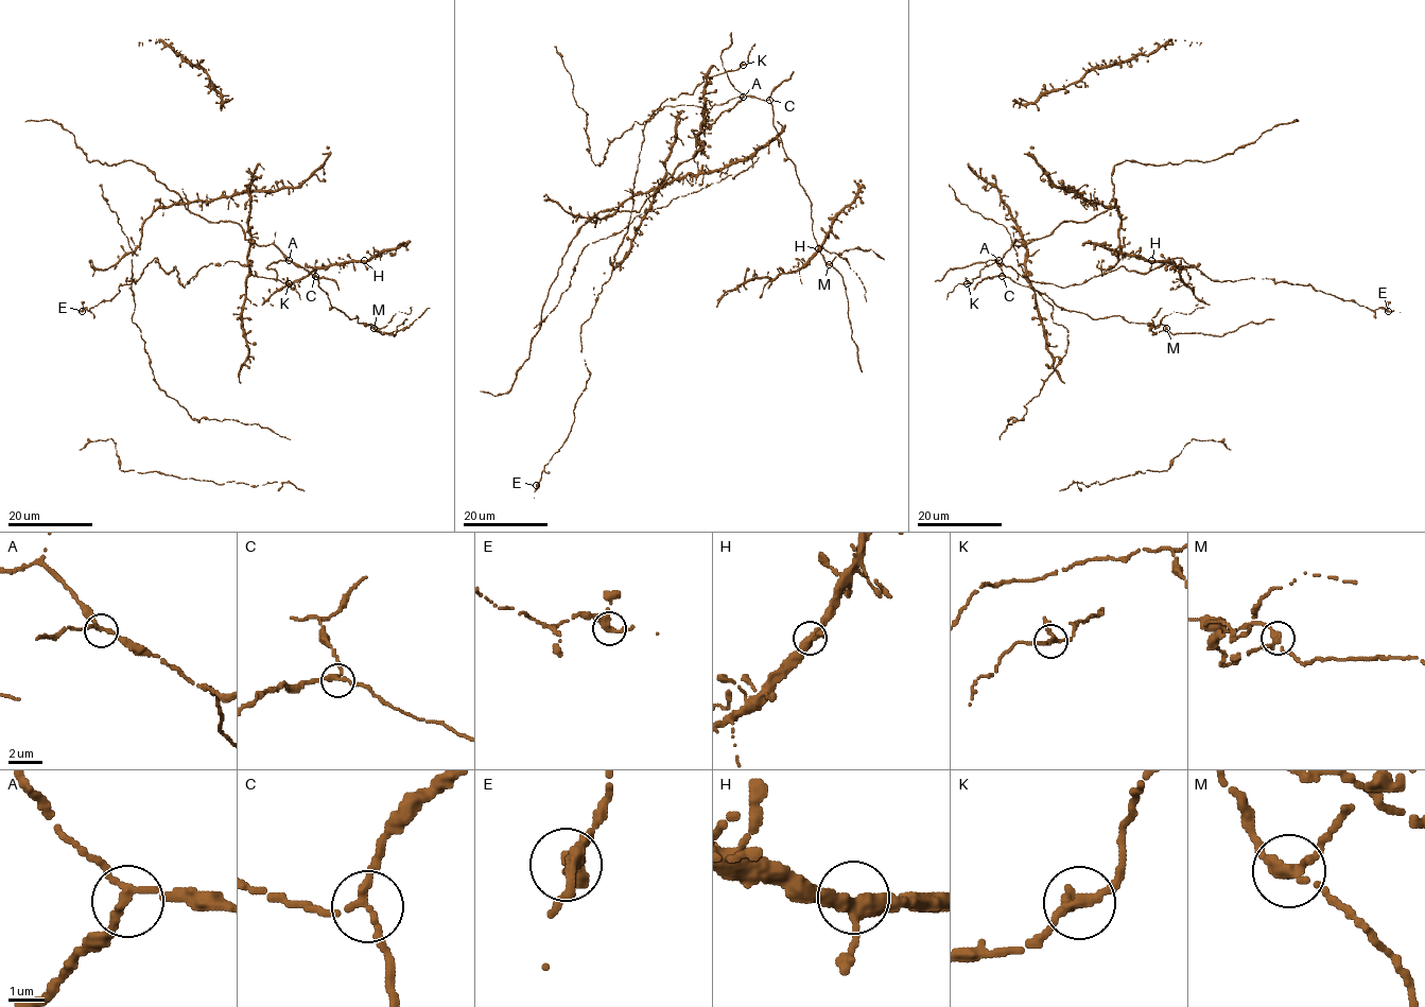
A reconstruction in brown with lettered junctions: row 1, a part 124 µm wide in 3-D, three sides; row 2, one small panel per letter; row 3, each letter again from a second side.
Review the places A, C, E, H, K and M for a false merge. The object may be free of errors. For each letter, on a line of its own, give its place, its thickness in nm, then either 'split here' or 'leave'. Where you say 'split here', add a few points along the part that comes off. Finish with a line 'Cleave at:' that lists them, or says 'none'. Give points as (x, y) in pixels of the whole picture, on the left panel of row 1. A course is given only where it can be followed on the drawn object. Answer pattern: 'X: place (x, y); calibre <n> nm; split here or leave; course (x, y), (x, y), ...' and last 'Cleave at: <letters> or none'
A: place (289, 260); calibre 200 nm; leave
C: place (315, 276); calibre 220 nm; leave
E: place (82, 311); calibre 280 nm; leave
H: place (364, 260); calibre 320 nm; leave
K: place (289, 283); calibre 280 nm; leave
M: place (374, 328); calibre 280 nm; split here; course (374, 328), (390, 334), (407, 328), (429, 308)
Cleave at: M

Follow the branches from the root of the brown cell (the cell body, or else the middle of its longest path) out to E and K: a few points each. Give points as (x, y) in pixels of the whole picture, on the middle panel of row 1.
E: (643, 141), (628, 230), (614, 255), (611, 276), (580, 327), (589, 378), (575, 403), (570, 432), (536, 485)
K: (643, 141), (646, 122), (663, 102), (681, 93), (692, 94), (705, 77), (734, 71), (743, 65)

